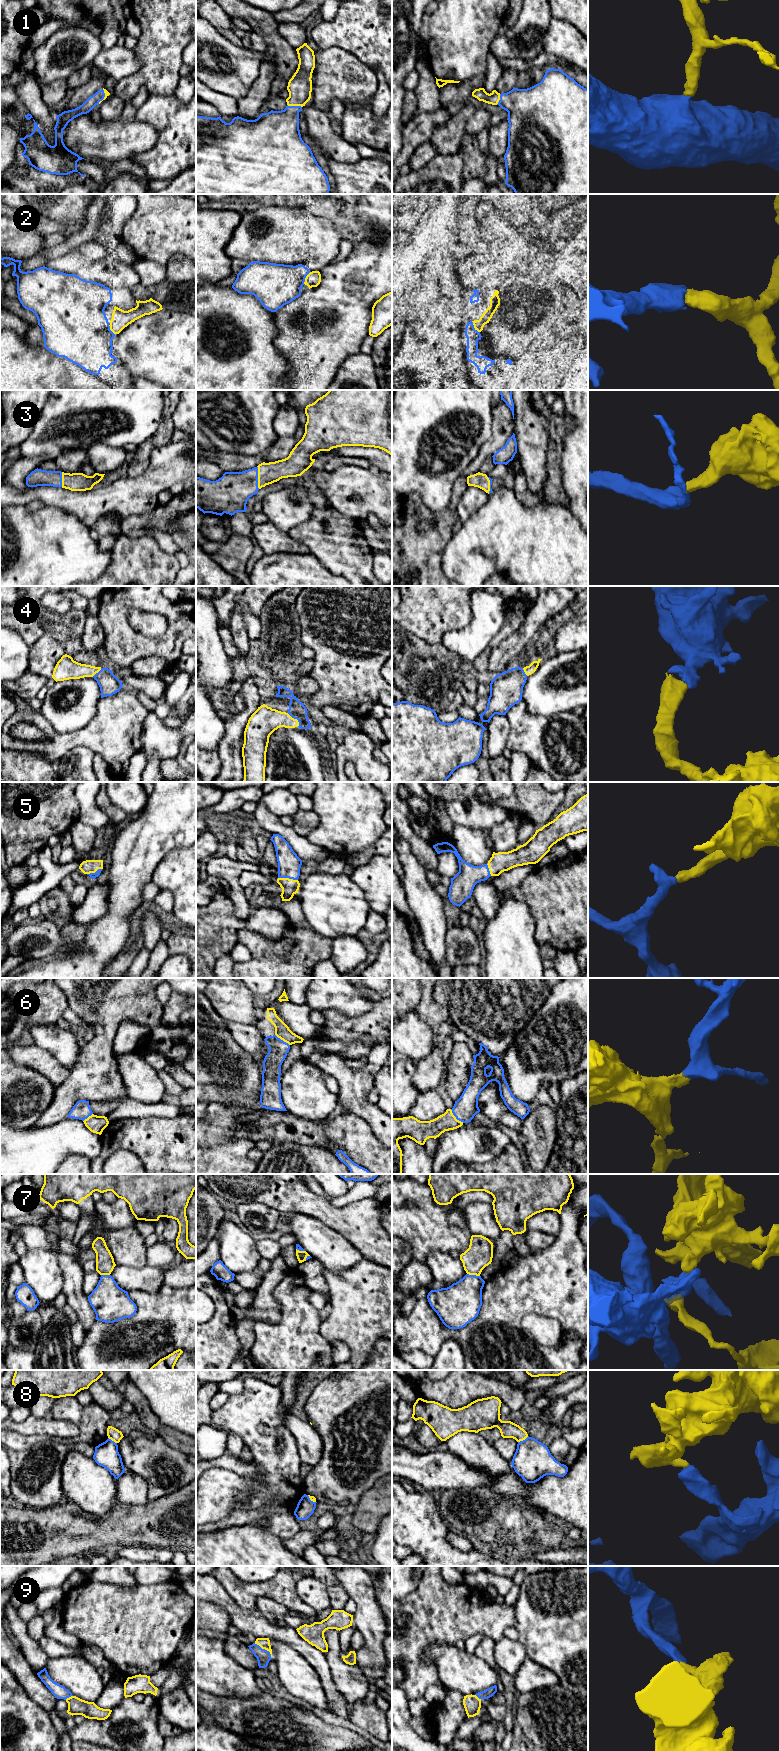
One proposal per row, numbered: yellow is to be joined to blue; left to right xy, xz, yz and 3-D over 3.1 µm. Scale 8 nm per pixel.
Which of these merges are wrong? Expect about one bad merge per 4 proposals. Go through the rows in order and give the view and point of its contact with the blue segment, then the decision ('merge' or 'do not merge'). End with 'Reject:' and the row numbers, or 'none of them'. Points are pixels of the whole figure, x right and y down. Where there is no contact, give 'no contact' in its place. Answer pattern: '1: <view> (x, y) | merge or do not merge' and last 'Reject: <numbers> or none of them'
1: xz (294, 106) | merge
2: yz (473, 327) | merge
3: xz (257, 477) | merge
4: xz (295, 718) | merge
5: xz (288, 877) | merge
6: yz (455, 1116) | merge
7: yz (473, 1275) | merge
8: yz (523, 1440) | do not merge
9: xz (263, 1649) | merge
Reject: 8

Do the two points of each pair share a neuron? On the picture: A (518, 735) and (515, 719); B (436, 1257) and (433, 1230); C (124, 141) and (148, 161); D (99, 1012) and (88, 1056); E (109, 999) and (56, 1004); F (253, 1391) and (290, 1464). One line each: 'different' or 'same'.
A: same
B: different
C: different
D: same
E: different
F: same

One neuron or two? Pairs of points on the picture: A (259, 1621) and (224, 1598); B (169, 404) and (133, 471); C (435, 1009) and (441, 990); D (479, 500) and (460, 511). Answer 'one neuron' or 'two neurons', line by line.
A: one neuron
B: one neuron
C: two neurons
D: one neuron

